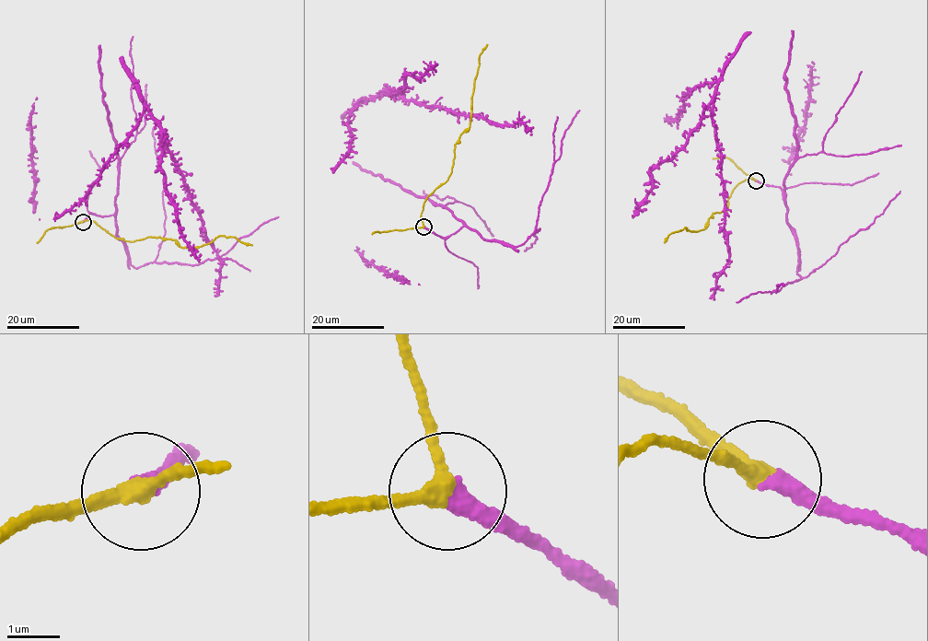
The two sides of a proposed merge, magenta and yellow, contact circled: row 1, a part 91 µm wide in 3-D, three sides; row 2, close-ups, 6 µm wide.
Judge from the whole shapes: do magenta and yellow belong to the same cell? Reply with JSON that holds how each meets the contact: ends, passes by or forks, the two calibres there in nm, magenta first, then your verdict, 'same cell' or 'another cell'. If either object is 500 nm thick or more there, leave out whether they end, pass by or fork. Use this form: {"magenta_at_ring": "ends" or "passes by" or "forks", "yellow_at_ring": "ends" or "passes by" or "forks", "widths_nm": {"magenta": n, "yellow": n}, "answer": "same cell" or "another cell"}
{"magenta_at_ring": "ends", "yellow_at_ring": "passes by", "widths_nm": {"magenta": 360, "yellow": 280}, "answer": "same cell"}

